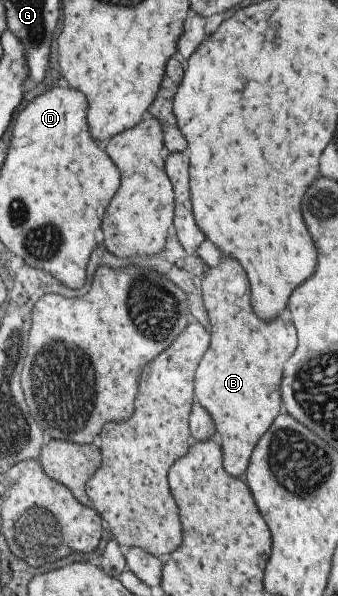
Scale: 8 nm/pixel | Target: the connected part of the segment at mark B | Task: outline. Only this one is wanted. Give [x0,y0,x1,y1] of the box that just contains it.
[193,257,295,477]

